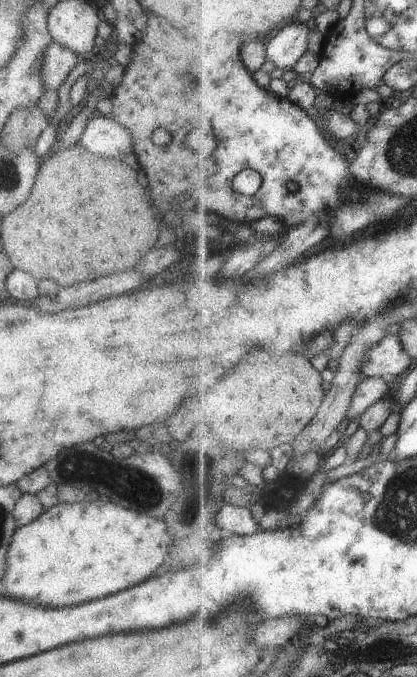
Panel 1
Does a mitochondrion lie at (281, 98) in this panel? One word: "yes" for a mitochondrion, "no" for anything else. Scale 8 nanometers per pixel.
no

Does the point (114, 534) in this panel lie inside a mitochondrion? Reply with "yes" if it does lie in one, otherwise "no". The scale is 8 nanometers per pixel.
no

